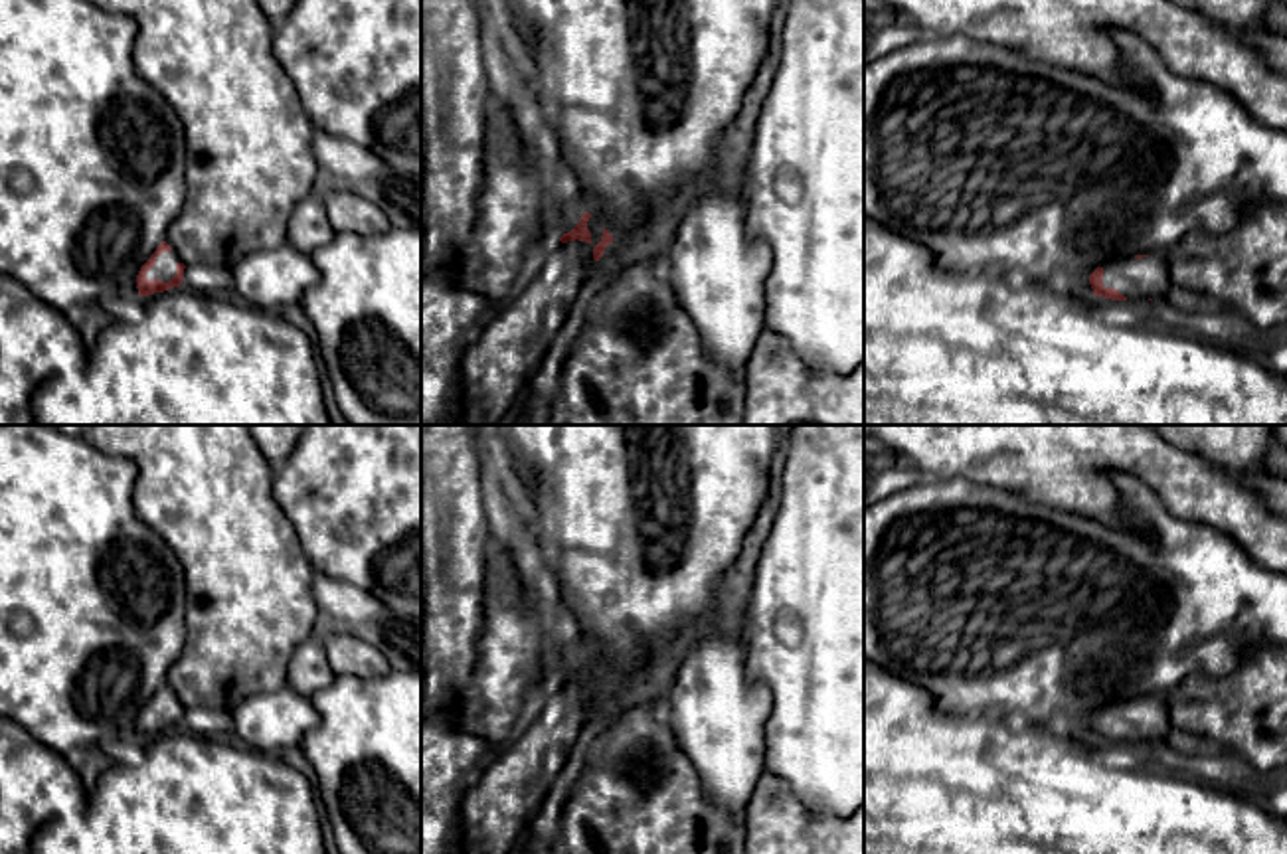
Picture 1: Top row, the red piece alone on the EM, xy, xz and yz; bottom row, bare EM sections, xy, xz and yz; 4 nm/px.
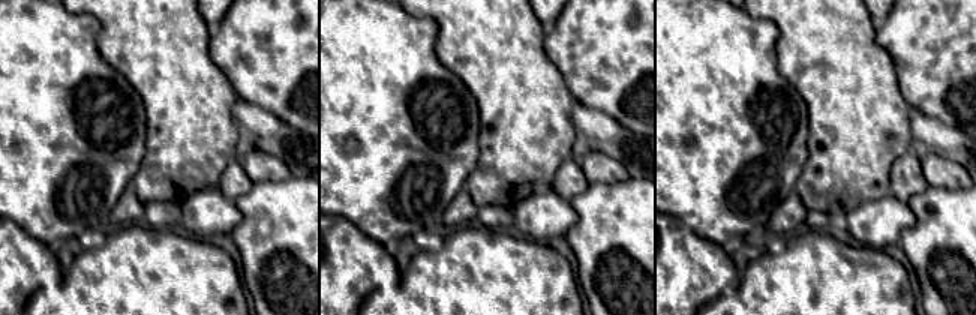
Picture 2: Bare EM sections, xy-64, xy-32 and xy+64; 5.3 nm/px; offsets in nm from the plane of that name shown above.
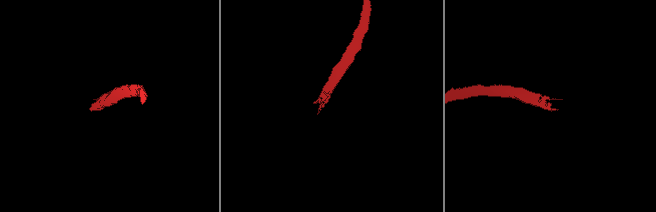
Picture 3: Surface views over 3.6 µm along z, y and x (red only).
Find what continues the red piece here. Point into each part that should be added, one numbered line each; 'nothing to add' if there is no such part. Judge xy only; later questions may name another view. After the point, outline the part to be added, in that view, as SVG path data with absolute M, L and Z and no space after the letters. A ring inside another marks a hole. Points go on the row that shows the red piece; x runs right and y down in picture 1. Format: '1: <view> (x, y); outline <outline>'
1: xy (165, 269); outline M172 249L172 251L166 251L166 253L160 253L156 257L156 265L146 271L146 279L158 279L158 281L164 281L168 283L174 275L176 275L176 265L182 263L178 253Z

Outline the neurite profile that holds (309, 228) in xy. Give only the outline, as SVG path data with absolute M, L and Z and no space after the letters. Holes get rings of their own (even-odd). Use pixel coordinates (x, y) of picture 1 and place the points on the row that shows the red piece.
M310 194L291 214L287 223L287 243L304 255L324 247L336 237L326 215L322 198Z

